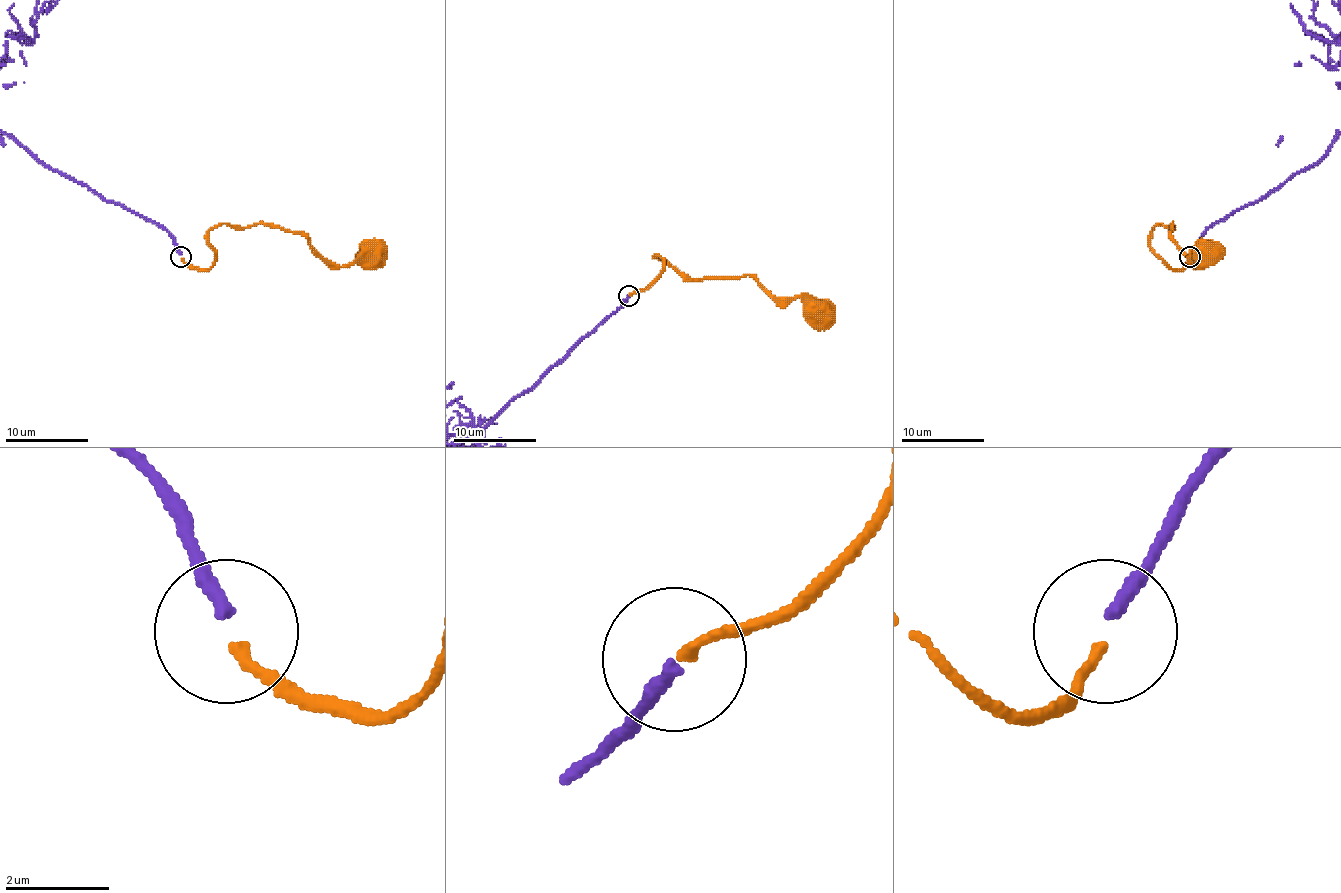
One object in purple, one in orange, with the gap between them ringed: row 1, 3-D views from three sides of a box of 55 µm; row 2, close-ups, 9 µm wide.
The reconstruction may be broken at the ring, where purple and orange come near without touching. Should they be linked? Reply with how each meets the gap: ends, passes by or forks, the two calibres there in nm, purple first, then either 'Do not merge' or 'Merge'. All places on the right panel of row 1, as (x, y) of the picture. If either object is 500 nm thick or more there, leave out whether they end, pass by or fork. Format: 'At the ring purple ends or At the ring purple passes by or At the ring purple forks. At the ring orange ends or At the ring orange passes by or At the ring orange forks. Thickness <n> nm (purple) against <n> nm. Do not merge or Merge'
At the ring purple ends. At the ring orange ends. Thickness 280 nm (purple) against 200 nm. Merge

